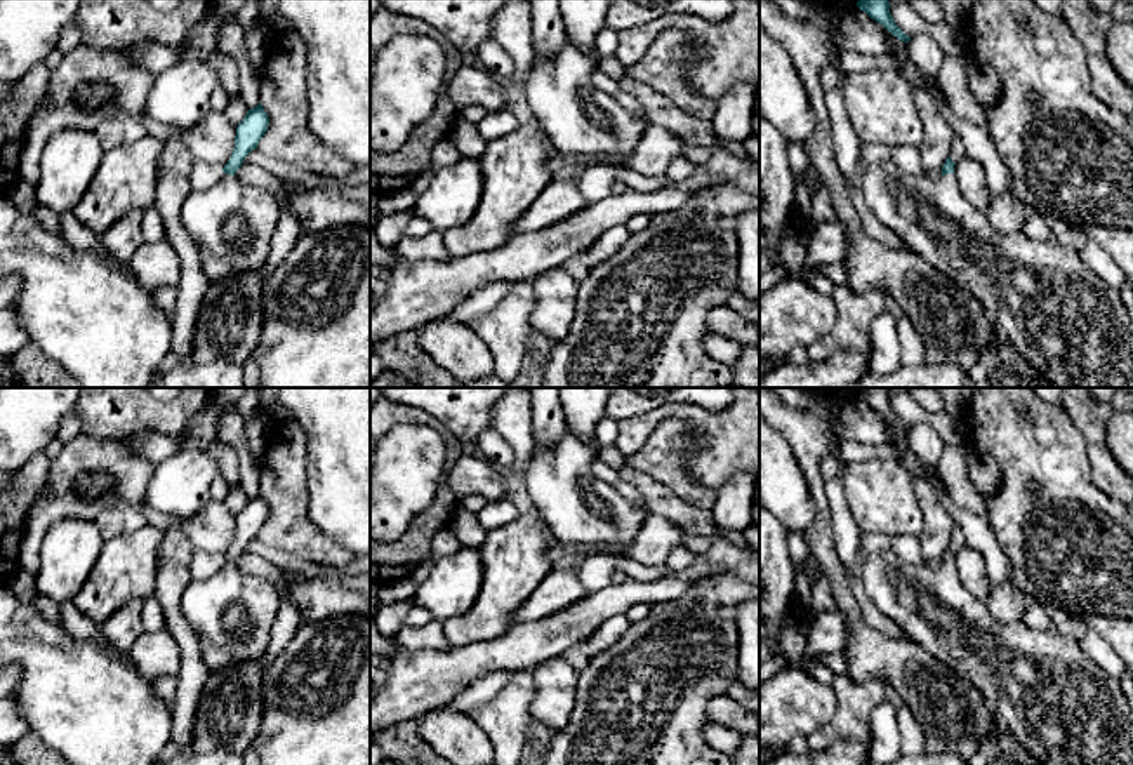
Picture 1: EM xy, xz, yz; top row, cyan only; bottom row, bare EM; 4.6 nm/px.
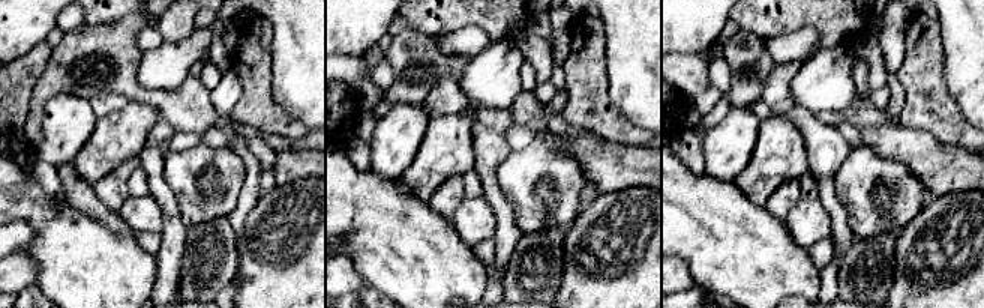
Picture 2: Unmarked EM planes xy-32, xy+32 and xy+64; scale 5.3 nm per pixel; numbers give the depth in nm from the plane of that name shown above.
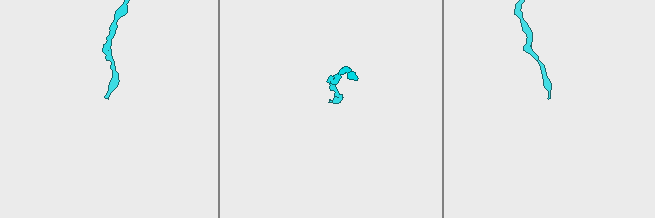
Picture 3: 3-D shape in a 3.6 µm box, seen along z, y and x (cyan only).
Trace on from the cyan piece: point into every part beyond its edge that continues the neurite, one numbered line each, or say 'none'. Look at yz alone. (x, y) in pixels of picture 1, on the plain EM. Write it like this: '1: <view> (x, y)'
1: yz (1057, 703)

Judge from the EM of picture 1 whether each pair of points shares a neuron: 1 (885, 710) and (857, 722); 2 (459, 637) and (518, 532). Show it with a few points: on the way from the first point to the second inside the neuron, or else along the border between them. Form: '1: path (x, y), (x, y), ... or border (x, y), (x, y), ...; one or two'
1: border (883, 699), (871, 715), (869, 739); two
2: path (485, 611), (503, 593), (515, 558); one

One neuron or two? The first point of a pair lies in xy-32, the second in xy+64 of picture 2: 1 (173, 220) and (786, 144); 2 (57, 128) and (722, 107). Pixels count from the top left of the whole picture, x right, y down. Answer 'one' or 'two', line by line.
1: two
2: two

